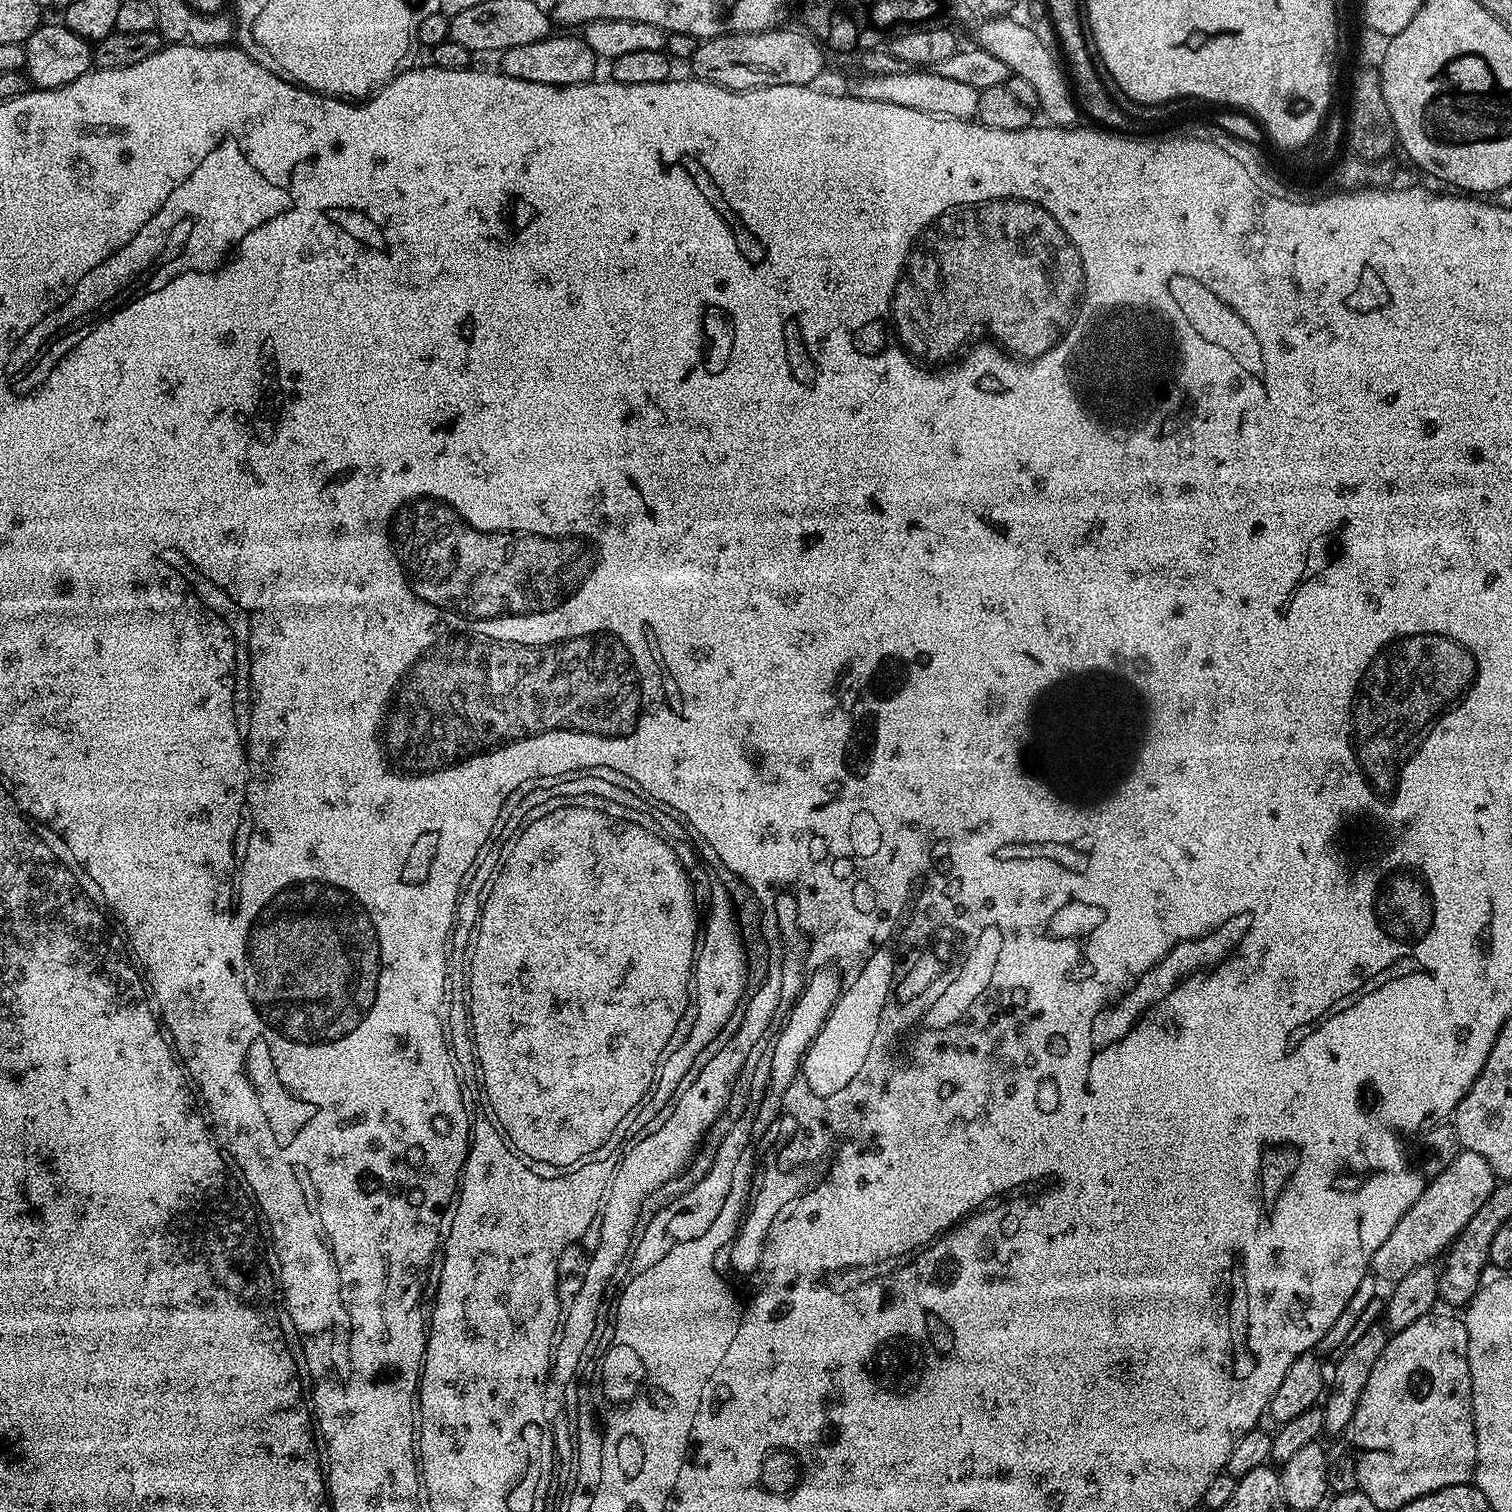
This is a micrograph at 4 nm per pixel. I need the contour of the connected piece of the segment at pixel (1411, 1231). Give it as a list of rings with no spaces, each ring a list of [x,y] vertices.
[[[1467,1150],[1457,1151],[1456,1157],[1450,1162],[1450,1166],[1446,1166],[1446,1170],[1435,1173],[1429,1179],[1428,1185],[1418,1193],[1414,1206],[1410,1206],[1406,1210],[1406,1214],[1402,1214],[1398,1226],[1394,1226],[1394,1230],[1390,1230],[1390,1238],[1386,1238],[1386,1242],[1382,1242],[1382,1246],[1378,1246],[1378,1250],[1374,1250],[1370,1269],[1371,1275],[1377,1281],[1383,1282],[1385,1280],[1388,1286],[1394,1286],[1402,1278],[1406,1278],[1406,1274],[1410,1274],[1410,1270],[1423,1264],[1433,1263],[1437,1259],[1435,1256],[1440,1251],[1441,1255],[1452,1241],[1464,1231],[1470,1218],[1474,1218],[1474,1214],[1478,1214],[1478,1210],[1482,1210],[1482,1206],[1496,1189],[1497,1183],[1496,1173],[1492,1171],[1490,1162],[1486,1162],[1486,1158],[1482,1158],[1482,1154],[1474,1154]]]

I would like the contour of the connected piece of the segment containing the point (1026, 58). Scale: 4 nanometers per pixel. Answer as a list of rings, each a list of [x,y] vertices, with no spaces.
[[[997,18],[985,20],[976,32],[979,47],[985,48],[994,58],[1006,62],[1009,73],[1018,78],[1026,78],[1034,90],[1038,90],[1038,108],[1044,111],[1049,125],[1058,128],[1070,128],[1081,119],[1082,113],[1077,105],[1073,89],[1070,87],[1069,77],[1062,67],[1061,61],[1052,54],[1052,48],[1042,42],[1035,27],[1019,24],[1012,18]]]

